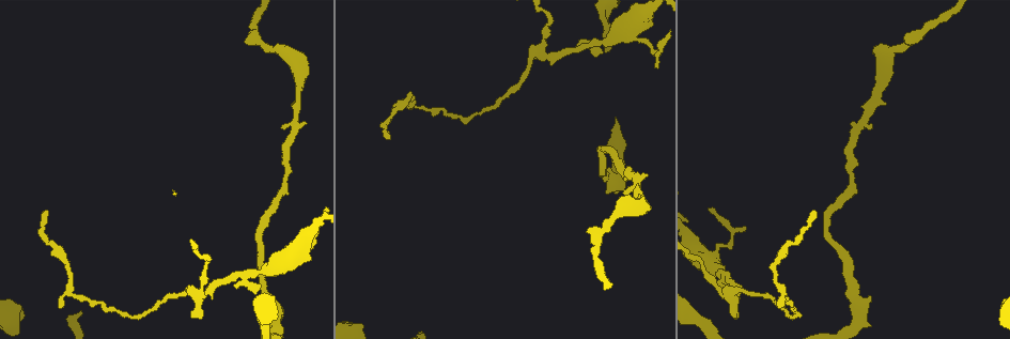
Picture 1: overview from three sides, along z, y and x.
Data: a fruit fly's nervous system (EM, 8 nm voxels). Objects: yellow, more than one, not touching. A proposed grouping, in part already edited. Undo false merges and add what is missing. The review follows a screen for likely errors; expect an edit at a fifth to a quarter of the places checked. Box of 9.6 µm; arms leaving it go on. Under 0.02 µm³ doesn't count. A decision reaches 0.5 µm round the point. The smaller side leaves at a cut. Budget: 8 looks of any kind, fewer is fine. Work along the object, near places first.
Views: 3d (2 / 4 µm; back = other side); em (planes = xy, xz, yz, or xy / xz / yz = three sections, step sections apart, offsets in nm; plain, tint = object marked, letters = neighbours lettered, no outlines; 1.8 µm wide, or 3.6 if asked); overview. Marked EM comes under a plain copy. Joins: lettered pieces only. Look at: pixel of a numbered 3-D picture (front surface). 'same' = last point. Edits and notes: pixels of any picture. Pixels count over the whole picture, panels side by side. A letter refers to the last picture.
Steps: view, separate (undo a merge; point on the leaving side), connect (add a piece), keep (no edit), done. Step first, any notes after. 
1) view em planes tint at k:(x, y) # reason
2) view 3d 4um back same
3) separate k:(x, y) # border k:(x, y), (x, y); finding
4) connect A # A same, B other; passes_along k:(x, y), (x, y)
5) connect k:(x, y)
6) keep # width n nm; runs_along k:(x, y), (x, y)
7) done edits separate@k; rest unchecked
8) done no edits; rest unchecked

view 3d 4um back at 1:(387, 135) # free end

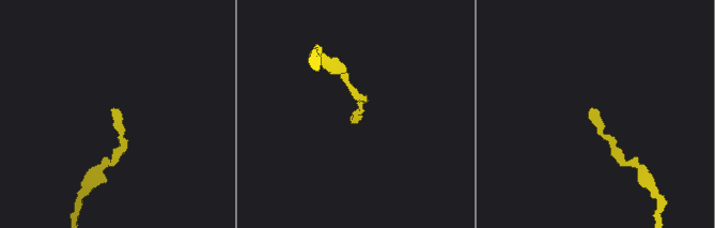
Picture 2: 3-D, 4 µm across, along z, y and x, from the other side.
view em planes letters at 2:(113, 107) # now the EM

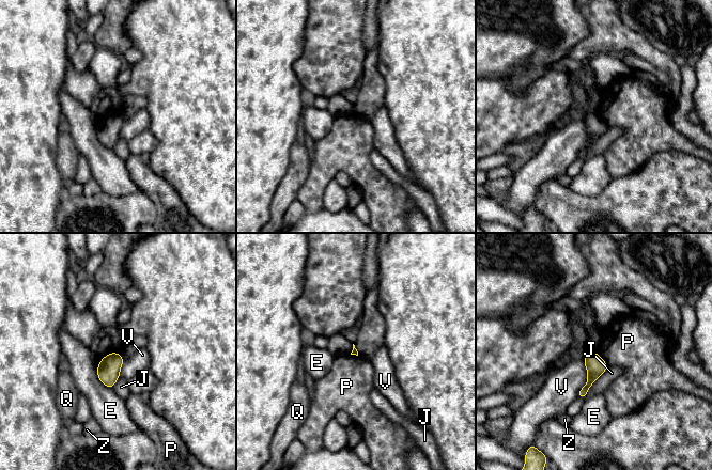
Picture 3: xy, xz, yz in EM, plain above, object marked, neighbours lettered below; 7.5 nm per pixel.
keep # E other, J other, P other, Q other, V other, Z other; border 3:(597, 351), (607, 365); none of them fits

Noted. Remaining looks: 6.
view 3d 4um at 1:(292, 56) # thick turns thin

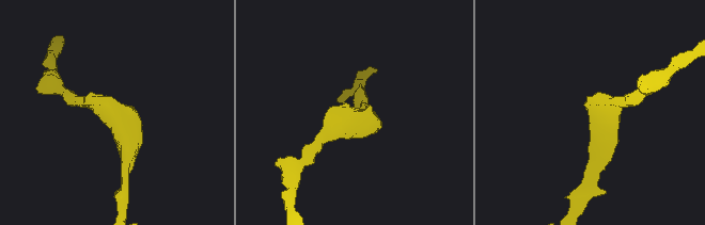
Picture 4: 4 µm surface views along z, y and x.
view em planes letters at 4:(606, 115) # shape alone is not enough

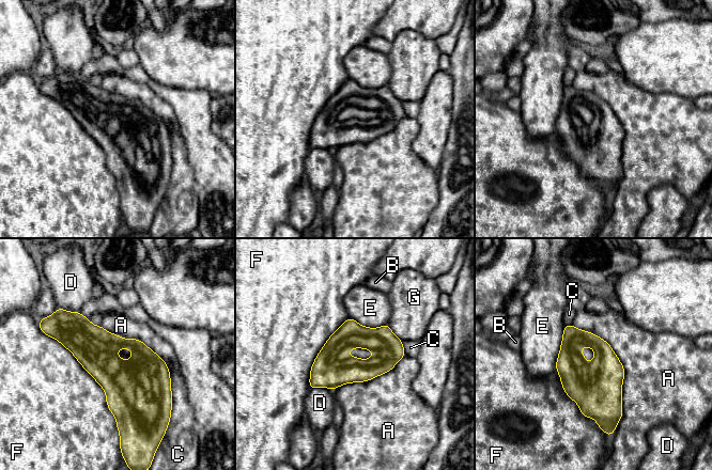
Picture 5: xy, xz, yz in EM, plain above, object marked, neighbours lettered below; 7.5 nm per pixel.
keep # longest_contact F 950 nm; A other, B other, C other, D other, E other, F other, G other; border 5:(572, 324), (623, 367), (615, 429); all the same cell

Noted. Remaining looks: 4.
view em planes letters at 1:(254, 274) # calibre changes

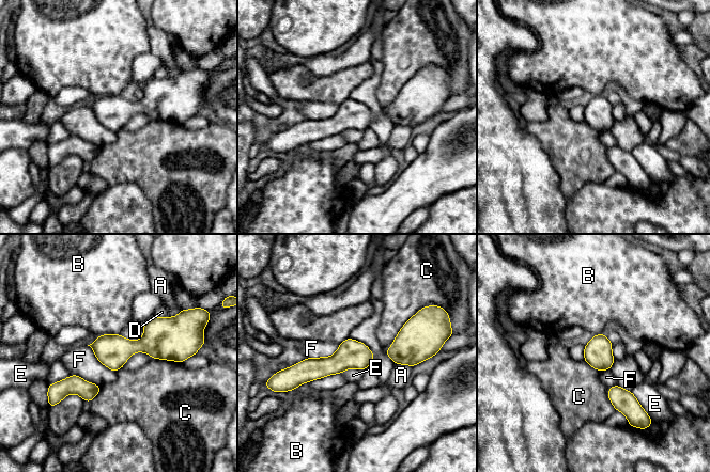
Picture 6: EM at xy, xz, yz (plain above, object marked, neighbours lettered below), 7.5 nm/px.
keep # A other, B other, C other, D other, E other, F other; border 6:(418, 311), (403, 325), (386, 349); one cell here

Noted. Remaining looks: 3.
view 3d 4um at 1:(778, 306) # tapers out

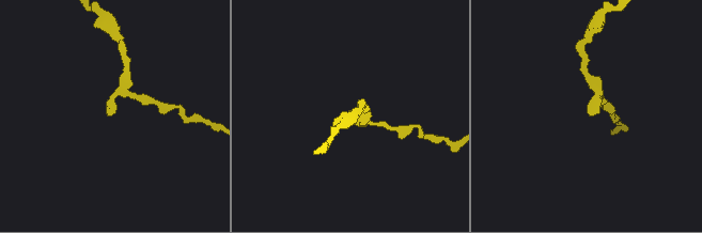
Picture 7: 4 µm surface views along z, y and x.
view em yz step 16 letters at 7:(589, 115)

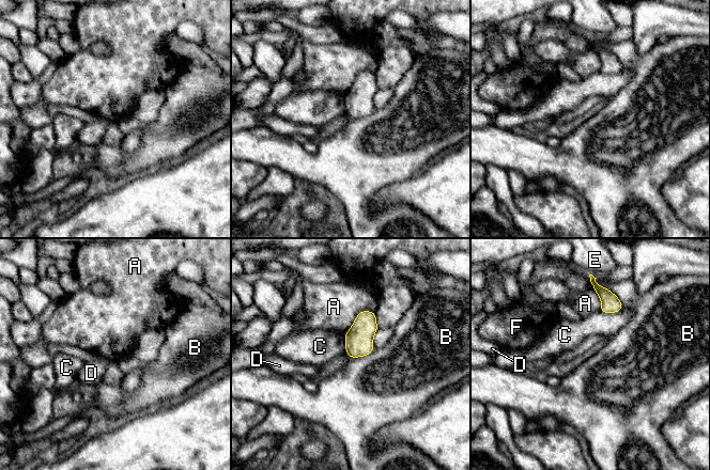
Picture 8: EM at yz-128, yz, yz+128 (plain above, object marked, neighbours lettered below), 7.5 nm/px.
view em planes letters same # another direction

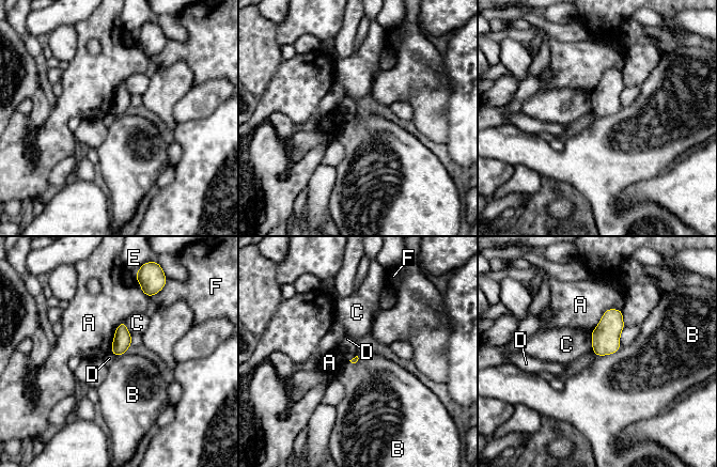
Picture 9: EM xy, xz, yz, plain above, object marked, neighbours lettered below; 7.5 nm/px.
keep # longest_contact A 300 nm; A other, B other, C other, D other, E other, F other; none of them fits

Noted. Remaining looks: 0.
done no edits; rest unchecked

